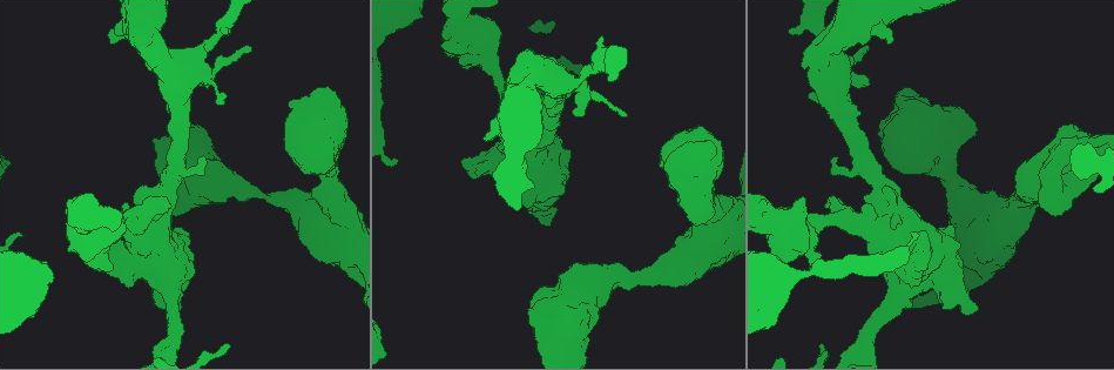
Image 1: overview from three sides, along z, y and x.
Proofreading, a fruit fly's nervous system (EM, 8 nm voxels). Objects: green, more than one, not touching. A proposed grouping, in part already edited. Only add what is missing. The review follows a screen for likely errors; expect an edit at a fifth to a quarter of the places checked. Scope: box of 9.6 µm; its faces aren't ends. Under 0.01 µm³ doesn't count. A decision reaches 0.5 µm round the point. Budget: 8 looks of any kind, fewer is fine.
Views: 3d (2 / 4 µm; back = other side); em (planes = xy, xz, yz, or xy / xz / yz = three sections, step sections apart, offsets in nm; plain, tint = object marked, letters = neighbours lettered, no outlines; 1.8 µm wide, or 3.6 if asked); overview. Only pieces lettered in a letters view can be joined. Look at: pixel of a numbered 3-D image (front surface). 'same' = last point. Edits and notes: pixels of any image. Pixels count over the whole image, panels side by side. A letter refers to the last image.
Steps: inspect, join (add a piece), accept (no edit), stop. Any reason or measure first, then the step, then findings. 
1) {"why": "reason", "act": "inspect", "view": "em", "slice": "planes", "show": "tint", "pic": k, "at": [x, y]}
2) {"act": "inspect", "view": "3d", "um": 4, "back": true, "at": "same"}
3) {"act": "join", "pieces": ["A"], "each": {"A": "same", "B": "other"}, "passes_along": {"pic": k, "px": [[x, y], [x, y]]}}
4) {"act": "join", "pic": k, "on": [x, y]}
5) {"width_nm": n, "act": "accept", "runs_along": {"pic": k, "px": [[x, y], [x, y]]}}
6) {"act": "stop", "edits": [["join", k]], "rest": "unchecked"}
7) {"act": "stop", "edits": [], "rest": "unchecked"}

{"act": "inspect", "view": "3d", "um": 4, "pic": 1, "at": [902, 287]}

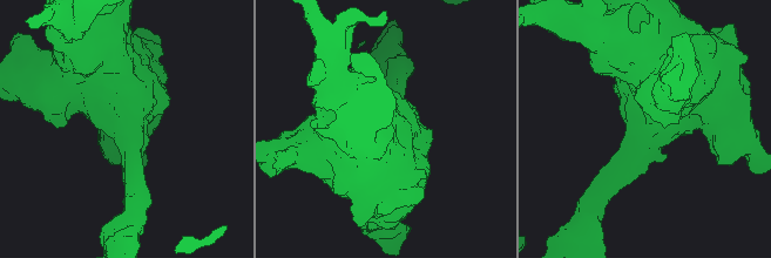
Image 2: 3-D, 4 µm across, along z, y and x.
{"act": "inspect", "view": "em", "slice": "yz", "step": 16, "show": "tint", "pic": 2, "at": [649, 127]}

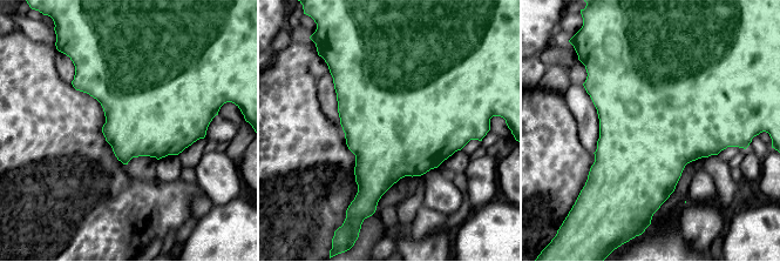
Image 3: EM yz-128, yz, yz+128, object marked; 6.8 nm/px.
{"act": "inspect", "view": "em", "slice": "planes", "show": "letters", "at": "same"}

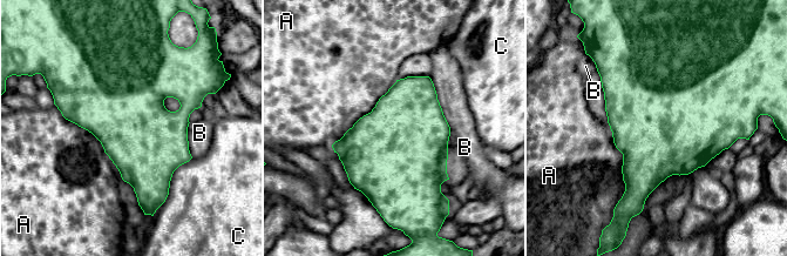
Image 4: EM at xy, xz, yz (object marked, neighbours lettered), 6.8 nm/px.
{"width_nm": 550, "act": "accept", "each": {"A": "other", "B": "other", "C": "other"}, "border": {"pic": 4, "px": [[606, 121], [622, 154], [618, 201]]}, "found": "none of them fits"}

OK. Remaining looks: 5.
{"why": "sudden change in width", "act": "inspect", "view": "3d", "um": 2, "back": true, "pic": 1, "at": [810, 258]}

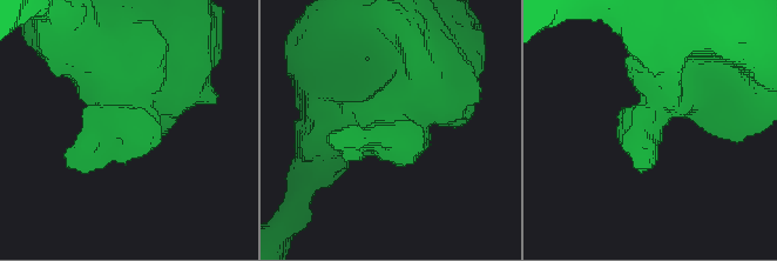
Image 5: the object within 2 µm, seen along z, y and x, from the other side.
{"act": "inspect", "view": "em", "slice": "xz", "step": 8, "show": "tint", "pic": 5, "at": [374, 137]}

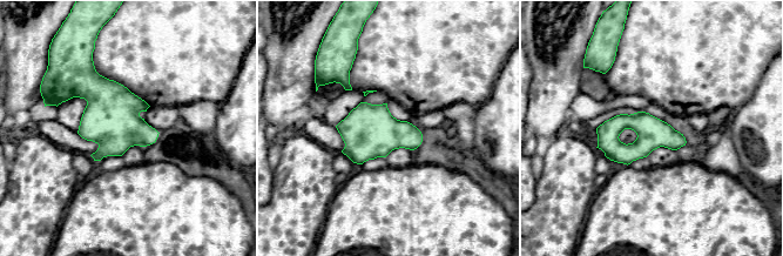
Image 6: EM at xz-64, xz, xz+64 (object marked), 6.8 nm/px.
{"act": "inspect", "view": "em", "slice": "planes", "show": "letters", "at": "same"}

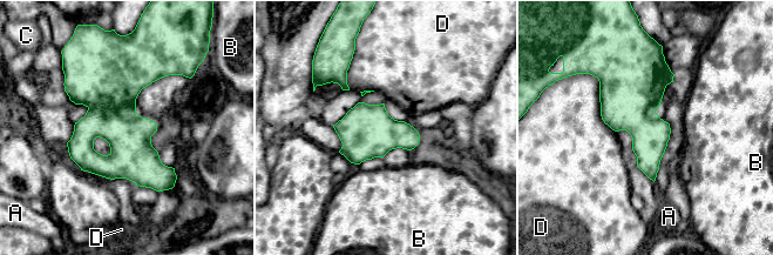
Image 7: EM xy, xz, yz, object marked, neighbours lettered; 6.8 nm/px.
{"act": "accept", "each": {"A": "other", "B": "other", "C": "other", "D": "other"}, "border": {"pic": 7, "px": [[591, 74], [601, 119], [615, 131]]}, "found": "none of them fits"}

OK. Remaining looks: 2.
{"act": "stop", "edits": [], "rest": "unchecked"}

